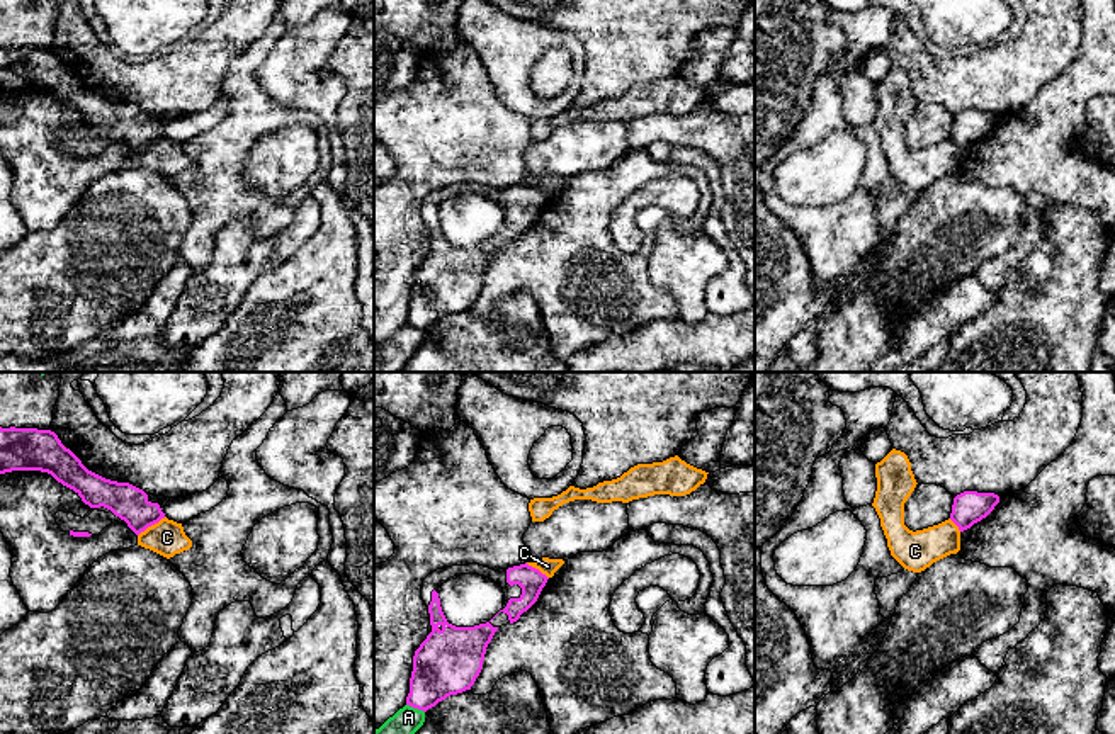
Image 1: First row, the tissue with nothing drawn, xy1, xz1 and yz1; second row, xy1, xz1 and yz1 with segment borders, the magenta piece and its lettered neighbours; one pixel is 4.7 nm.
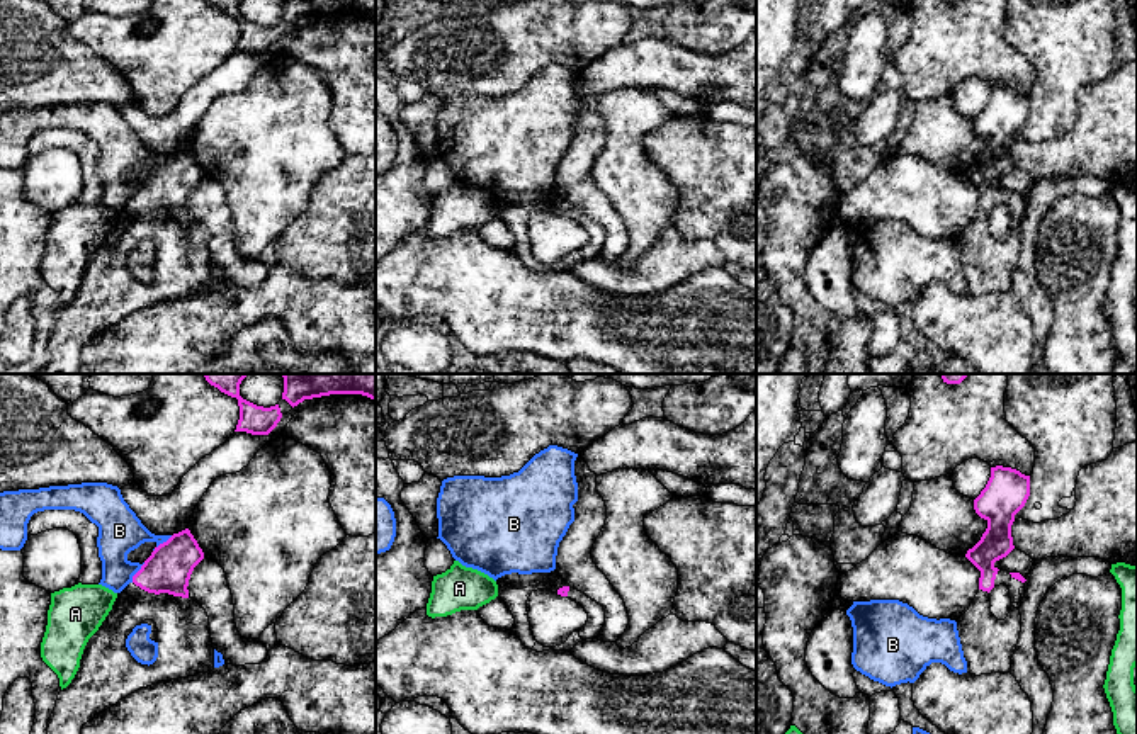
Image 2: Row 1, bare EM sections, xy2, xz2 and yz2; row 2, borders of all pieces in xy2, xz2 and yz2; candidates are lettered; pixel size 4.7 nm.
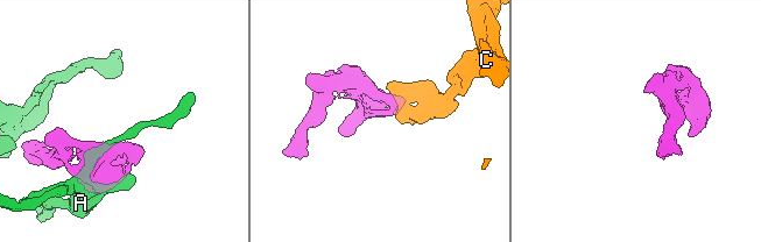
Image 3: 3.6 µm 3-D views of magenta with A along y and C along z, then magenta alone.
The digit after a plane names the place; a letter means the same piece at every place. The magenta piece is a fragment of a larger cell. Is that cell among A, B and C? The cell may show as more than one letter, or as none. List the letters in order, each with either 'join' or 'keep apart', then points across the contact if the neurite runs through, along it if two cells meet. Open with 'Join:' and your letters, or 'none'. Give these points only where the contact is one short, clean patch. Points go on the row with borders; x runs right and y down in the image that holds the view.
Join: none
A: keep apart
B: keep apart; border along xy2 (145, 563), (131, 581)
C: keep apart; border along xy1 (165, 517), (148, 525), (138, 536)

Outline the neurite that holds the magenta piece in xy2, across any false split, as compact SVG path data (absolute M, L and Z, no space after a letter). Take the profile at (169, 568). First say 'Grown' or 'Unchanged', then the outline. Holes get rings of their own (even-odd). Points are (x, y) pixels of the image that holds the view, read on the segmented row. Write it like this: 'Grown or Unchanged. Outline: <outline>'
Grown. Outline: M189 528L155 547L133 581L117 593L112 610L88 639L75 678L58 695L48 734L82 734L82 727L95 715L141 688L214 669L209 617L187 590L190 574L202 559L204 552ZM144 620L153 620L158 629L158 658L150 666L138 663L126 647L127 635Z

